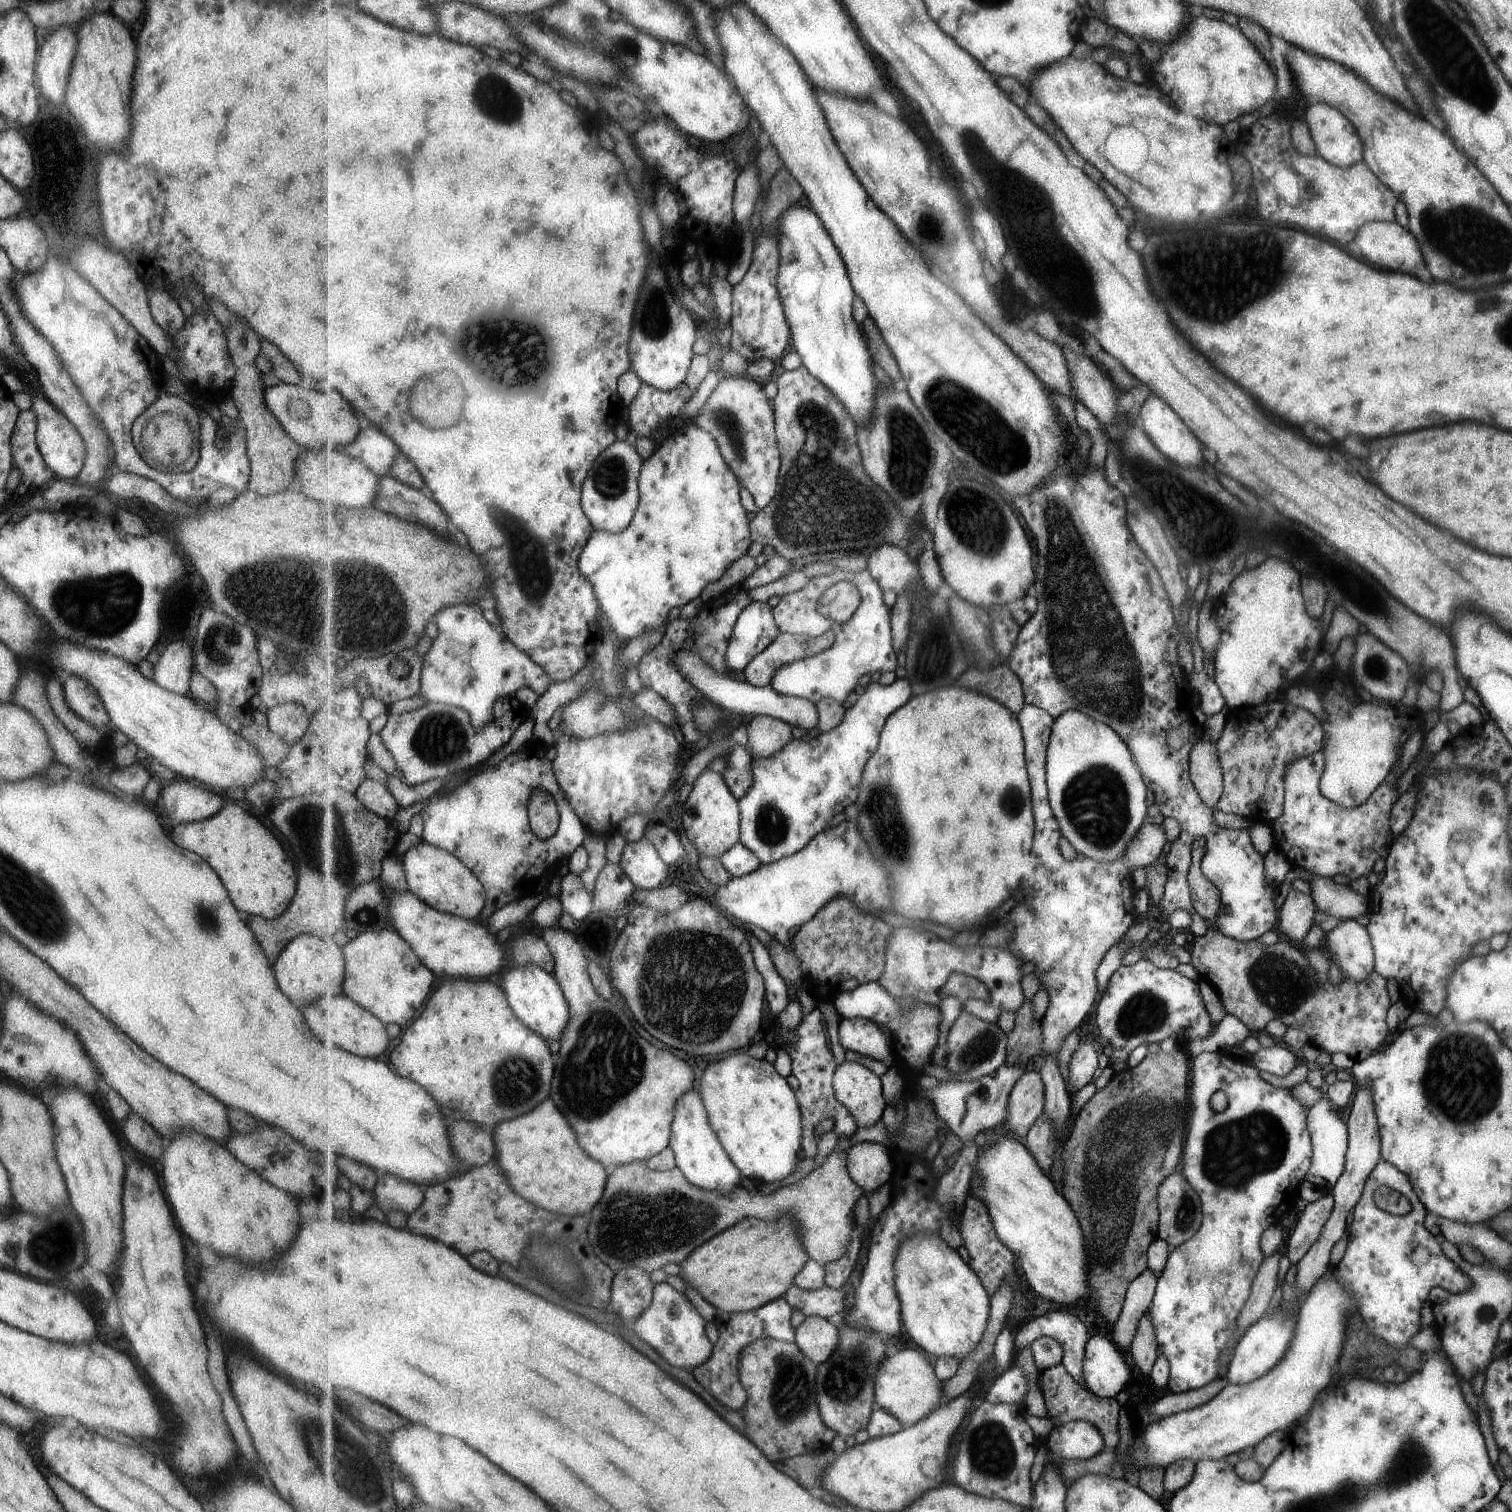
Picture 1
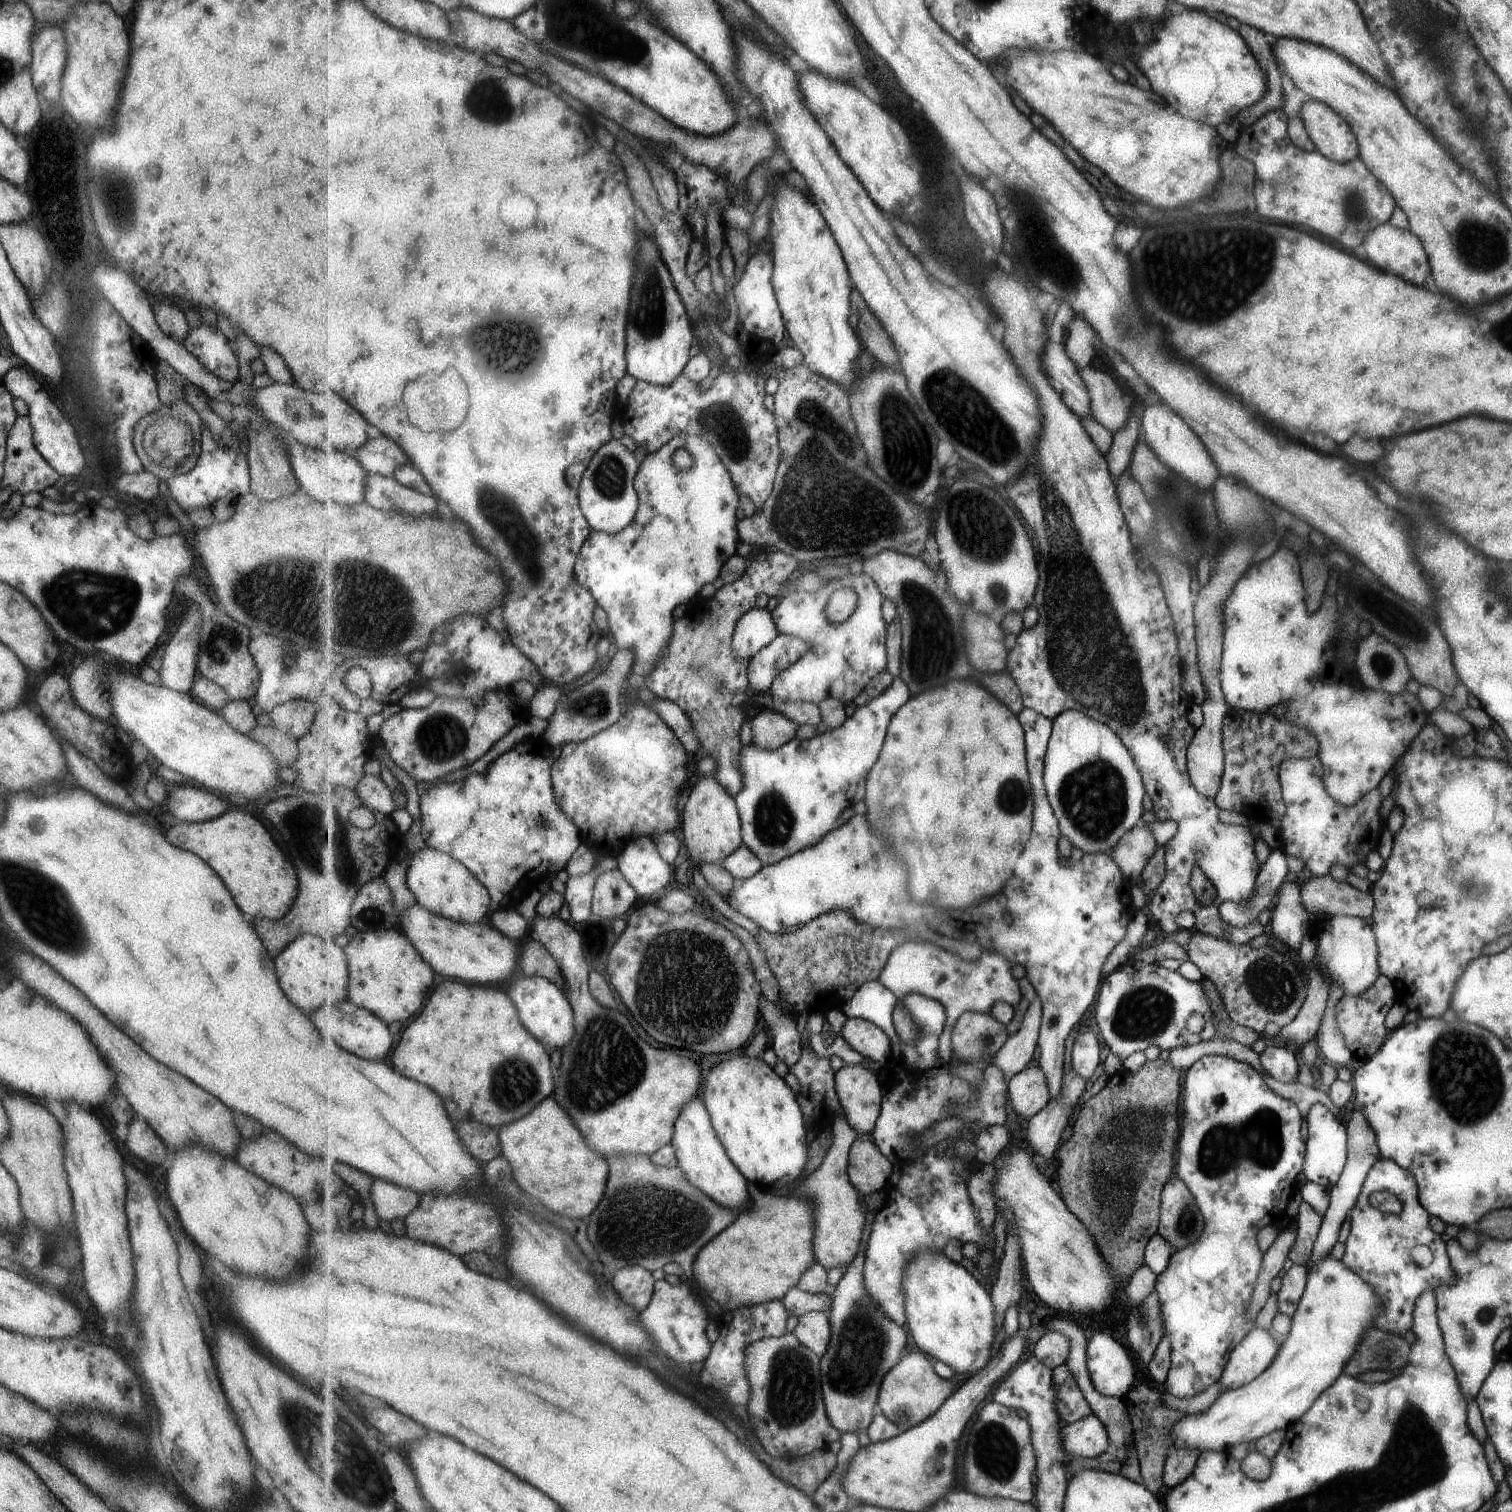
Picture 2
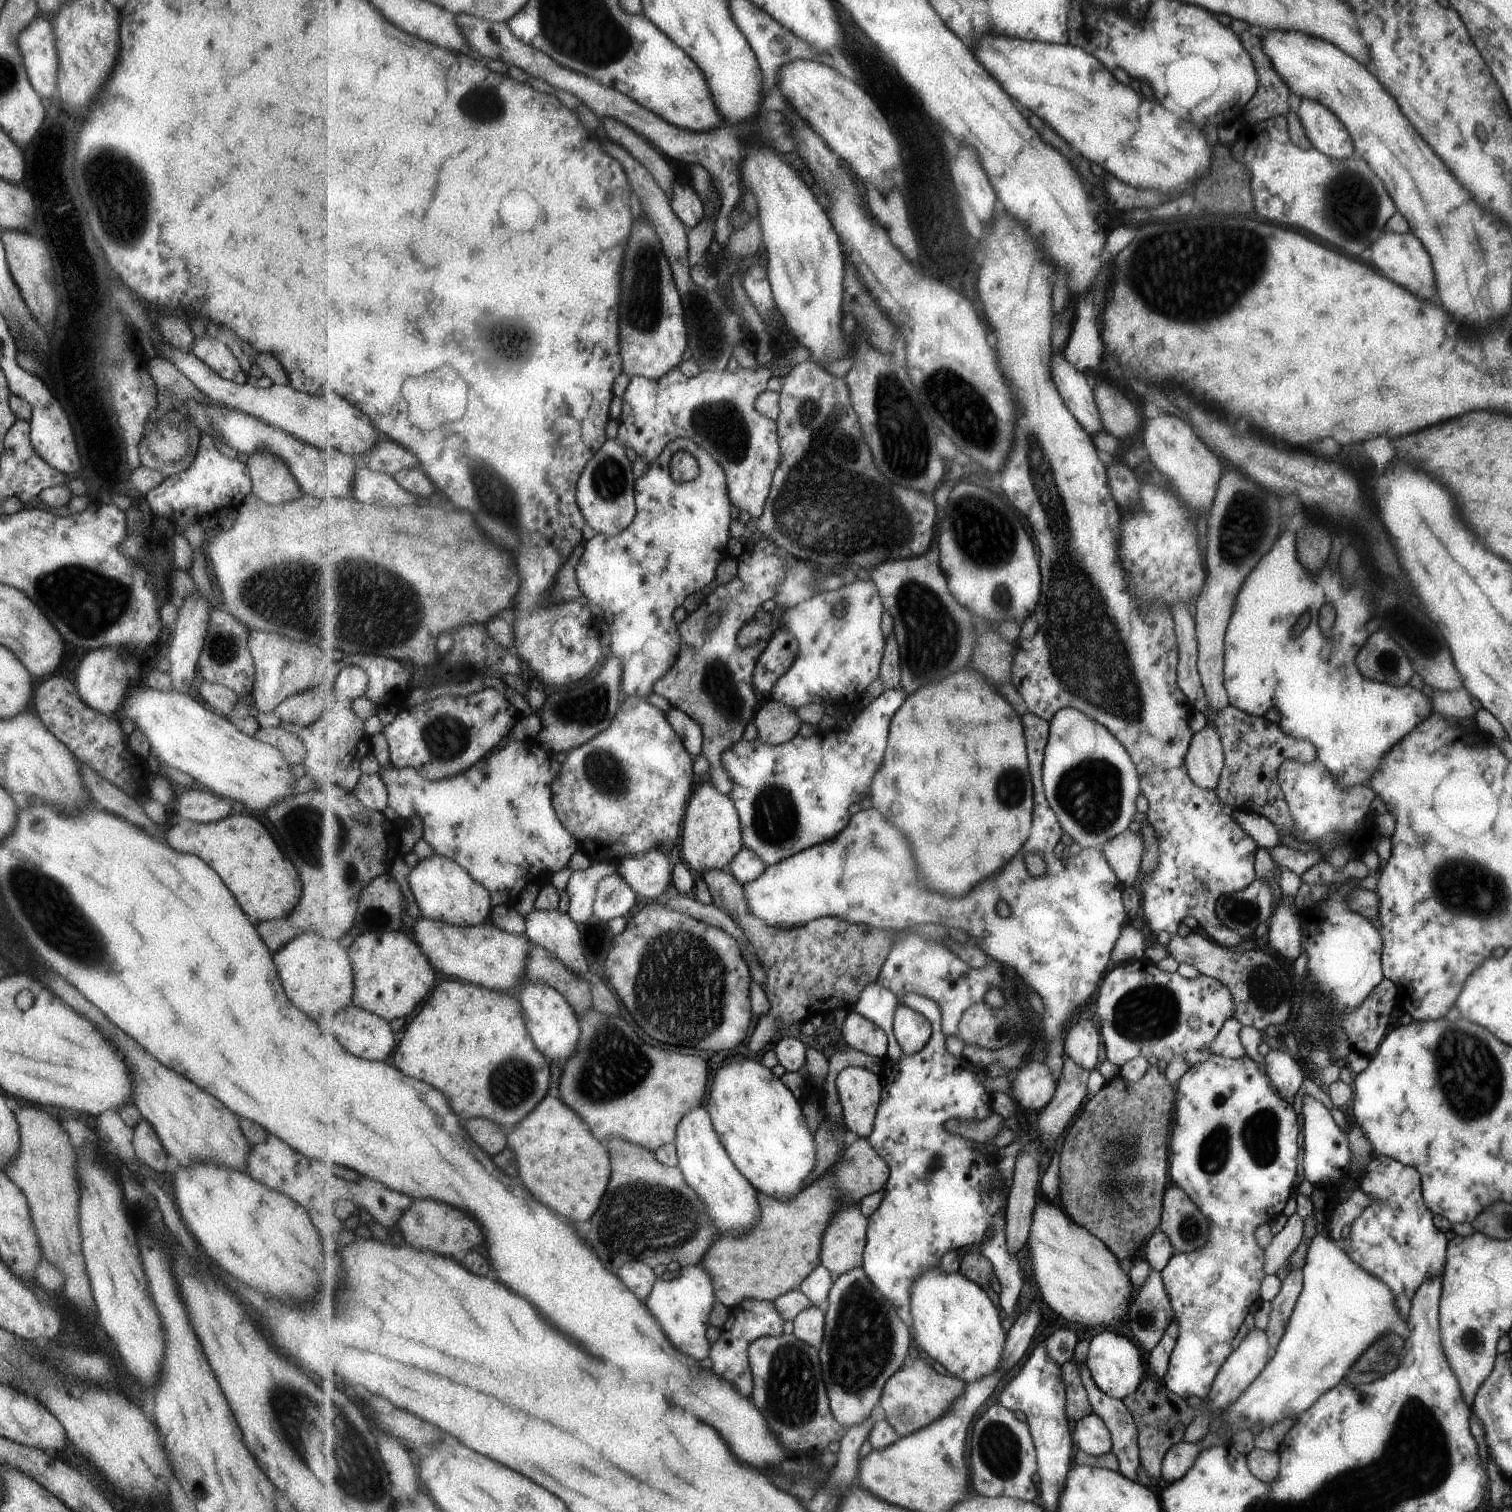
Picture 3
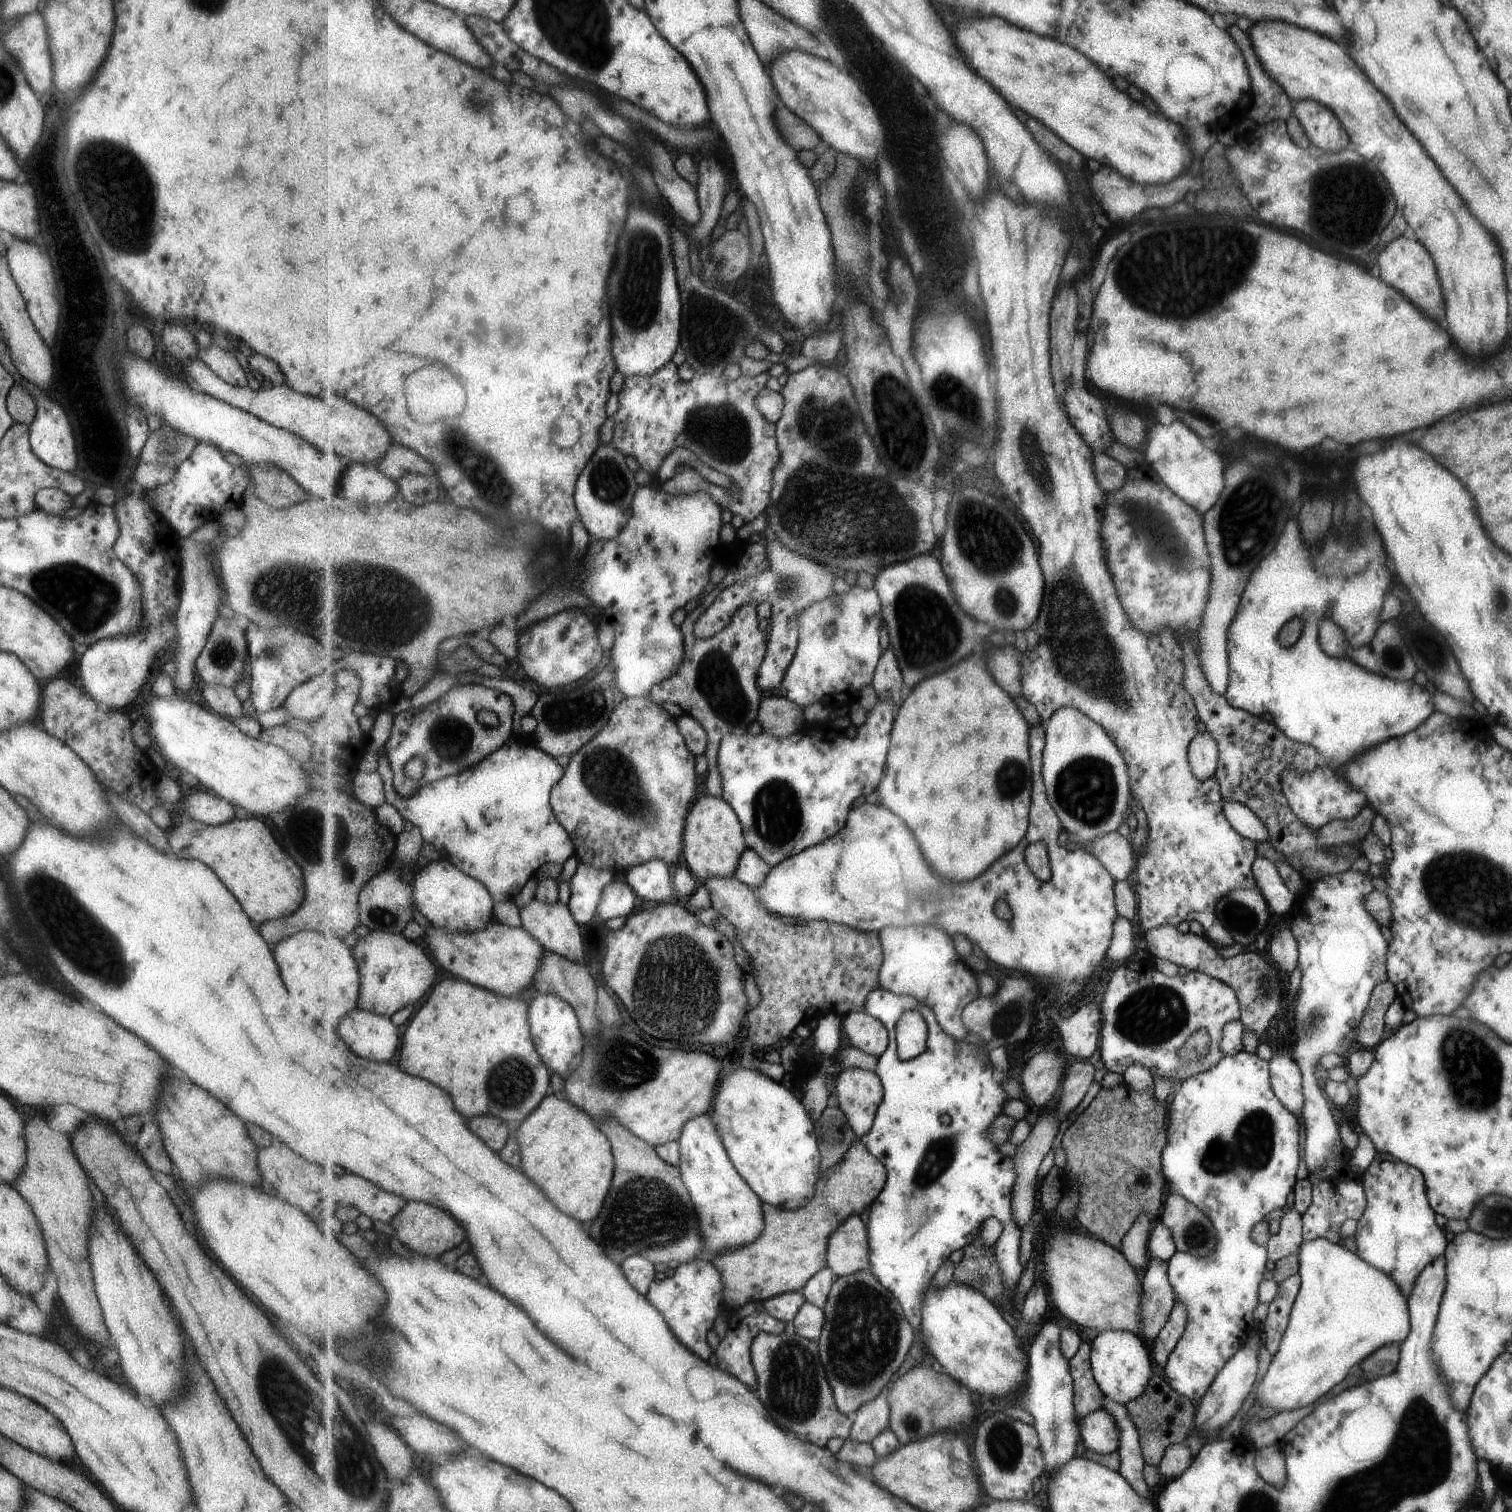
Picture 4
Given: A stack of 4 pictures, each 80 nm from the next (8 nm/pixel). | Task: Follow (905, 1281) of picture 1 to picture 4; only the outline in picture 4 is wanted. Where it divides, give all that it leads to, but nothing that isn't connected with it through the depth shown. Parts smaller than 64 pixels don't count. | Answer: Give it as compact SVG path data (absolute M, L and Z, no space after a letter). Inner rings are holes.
M953 1280L943 1289L930 1286L924 1295L919 1332L946 1372L981 1398L987 1395L1011 1400L1028 1379L1030 1358L1017 1331L993 1301L972 1286Z

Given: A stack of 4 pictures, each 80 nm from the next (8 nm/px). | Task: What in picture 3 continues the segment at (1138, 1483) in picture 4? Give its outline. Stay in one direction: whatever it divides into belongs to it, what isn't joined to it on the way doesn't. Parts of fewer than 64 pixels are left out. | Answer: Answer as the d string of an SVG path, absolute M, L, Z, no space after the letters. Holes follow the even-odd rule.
M1078 1361L1094 1412L1101 1415L1110 1428L1114 1440L1112 1452L1119 1460L1119 1470L1132 1481L1138 1477L1140 1460L1138 1455L1136 1423L1127 1410L1125 1401L1105 1394L1093 1378L1087 1363Z

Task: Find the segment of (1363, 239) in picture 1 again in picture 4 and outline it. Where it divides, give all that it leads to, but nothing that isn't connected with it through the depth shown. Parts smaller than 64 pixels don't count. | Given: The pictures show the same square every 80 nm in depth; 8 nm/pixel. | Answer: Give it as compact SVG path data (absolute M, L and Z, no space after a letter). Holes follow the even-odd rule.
M1411 234L1391 240L1373 257L1379 266L1379 278L1389 286L1395 286L1401 294L1407 294L1419 310L1423 310L1435 322L1443 320L1443 300L1441 300L1441 280L1437 278L1437 267L1429 251Z

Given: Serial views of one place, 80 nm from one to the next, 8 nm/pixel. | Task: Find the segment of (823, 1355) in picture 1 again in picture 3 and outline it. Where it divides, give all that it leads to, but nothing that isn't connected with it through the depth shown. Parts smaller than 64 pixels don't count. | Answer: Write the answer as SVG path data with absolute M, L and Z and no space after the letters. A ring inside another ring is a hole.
M817 1305L808 1306L803 1309L793 1320L794 1330L797 1338L808 1342L812 1347L822 1347L826 1333L827 1315Z

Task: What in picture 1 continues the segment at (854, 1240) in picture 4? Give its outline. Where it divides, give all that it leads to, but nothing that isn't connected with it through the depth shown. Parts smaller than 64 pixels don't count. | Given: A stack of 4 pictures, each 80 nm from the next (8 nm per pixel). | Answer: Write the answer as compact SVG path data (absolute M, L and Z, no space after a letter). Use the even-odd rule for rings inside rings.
M838 1137L837 1146L822 1165L797 1184L779 1189L772 1195L751 1194L741 1186L731 1196L719 1194L692 1183L681 1167L652 1171L645 1161L616 1166L610 1169L601 1202L589 1213L589 1238L595 1252L613 1270L639 1267L650 1273L669 1262L681 1266L695 1248L745 1217L778 1219L789 1215L800 1226L800 1239L810 1258L825 1266L848 1252L856 1228L855 1206L861 1196L867 1195L848 1170L852 1138Z

